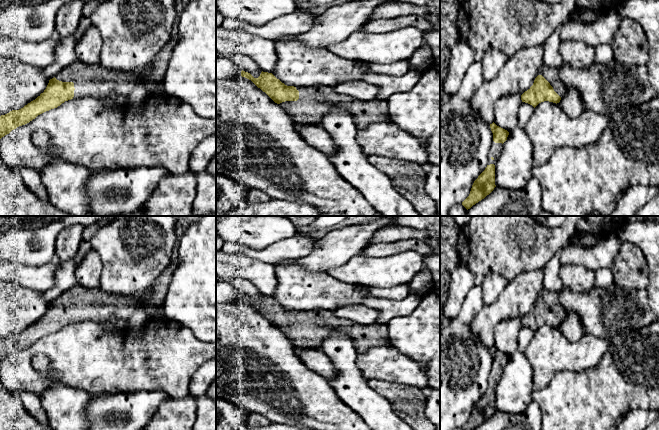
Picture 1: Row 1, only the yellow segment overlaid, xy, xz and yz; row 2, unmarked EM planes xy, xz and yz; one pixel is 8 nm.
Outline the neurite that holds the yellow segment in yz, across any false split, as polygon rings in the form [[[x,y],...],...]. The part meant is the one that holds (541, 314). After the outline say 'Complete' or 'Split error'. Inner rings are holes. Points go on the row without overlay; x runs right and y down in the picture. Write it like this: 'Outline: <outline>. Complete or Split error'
Outline: [[[544,288],[541,295],[542,298],[535,302],[533,309],[521,319],[522,326],[534,332],[544,325],[557,328],[567,316],[561,305],[560,293],[550,292]]]. Split error

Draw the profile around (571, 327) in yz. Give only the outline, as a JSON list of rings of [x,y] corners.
[[[568,313],[566,318],[561,321],[559,328],[565,338],[572,343],[578,341],[585,334],[581,318],[575,313]]]

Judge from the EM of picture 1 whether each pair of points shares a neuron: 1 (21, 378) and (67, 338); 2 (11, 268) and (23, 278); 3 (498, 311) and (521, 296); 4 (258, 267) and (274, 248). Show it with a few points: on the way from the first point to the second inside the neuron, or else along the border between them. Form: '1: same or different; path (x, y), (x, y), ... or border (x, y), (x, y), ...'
1: same; path (21, 363), (35, 348), (42, 345), (52, 345)
2: same; path (14, 271), (20, 275)
3: same; path (504, 308), (515, 301)
4: different; border (242, 251), (248, 256), (273, 265)

